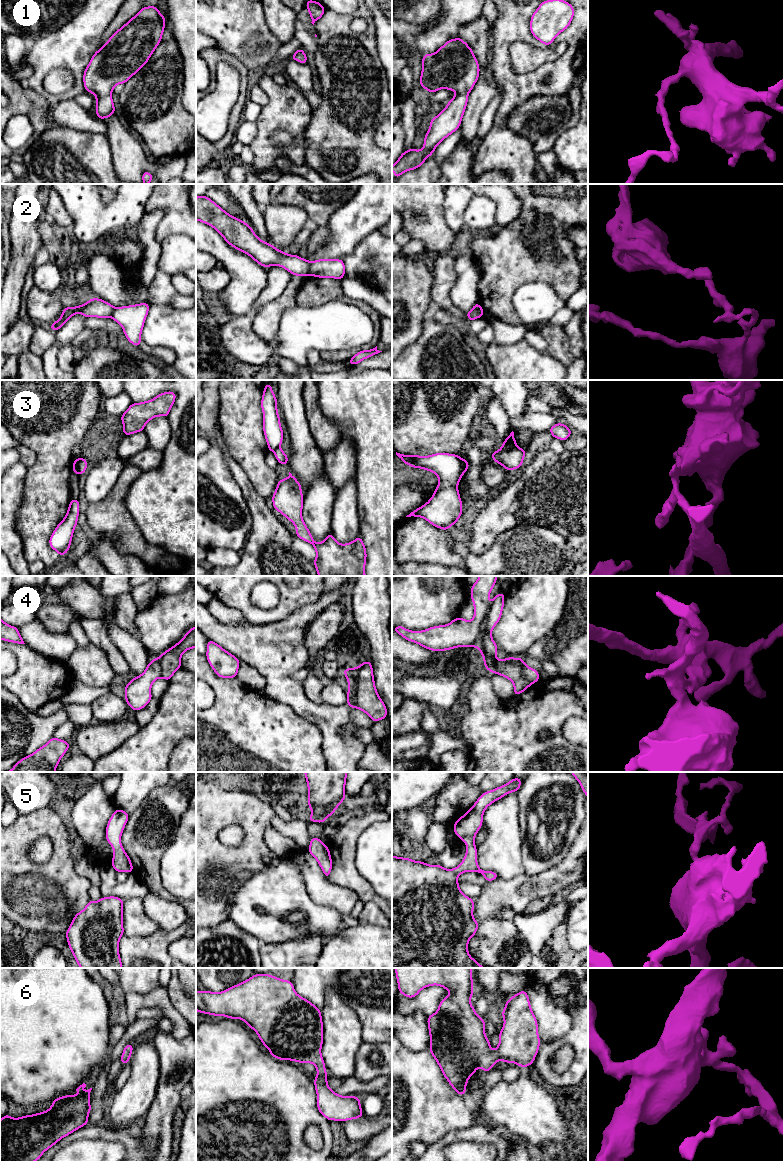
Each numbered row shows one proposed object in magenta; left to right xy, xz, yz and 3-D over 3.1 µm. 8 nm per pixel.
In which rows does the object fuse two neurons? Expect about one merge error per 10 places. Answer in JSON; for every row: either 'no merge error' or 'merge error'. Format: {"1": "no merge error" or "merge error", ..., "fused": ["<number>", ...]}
{"1": "no merge error", "2": "merge error", "3": "merge error", "4": "merge error", "5": "no merge error", "6": "no merge error", "fused": ["2", "3", "4"]}

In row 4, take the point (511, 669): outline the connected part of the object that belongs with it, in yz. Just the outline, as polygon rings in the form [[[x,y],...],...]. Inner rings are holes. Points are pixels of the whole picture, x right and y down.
[[[499,592],[490,605],[490,609],[484,622],[479,647],[484,661],[490,660],[493,663],[491,673],[501,675],[511,680],[514,686],[513,696],[517,696],[524,692],[532,684],[521,674],[521,670],[525,664],[524,660],[521,657],[517,660],[497,659],[496,655],[499,647],[496,645],[491,636],[493,628],[501,619],[504,600],[505,595]]]

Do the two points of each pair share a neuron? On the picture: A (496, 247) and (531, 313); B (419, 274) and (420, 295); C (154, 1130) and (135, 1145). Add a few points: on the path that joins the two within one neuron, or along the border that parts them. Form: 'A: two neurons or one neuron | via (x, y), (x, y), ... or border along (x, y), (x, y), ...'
A: two neurons | border along (541, 282), (516, 290), (514, 311)
B: one neuron | via (419, 279), (419, 290)
C: two neurons | border along (140, 1137), (141, 1144), (149, 1150)

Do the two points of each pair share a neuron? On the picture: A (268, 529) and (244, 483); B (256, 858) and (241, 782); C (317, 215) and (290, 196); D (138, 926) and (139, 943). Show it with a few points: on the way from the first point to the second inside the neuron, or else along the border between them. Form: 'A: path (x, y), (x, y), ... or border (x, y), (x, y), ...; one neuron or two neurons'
A: path (263, 518), (256, 503), (249, 494); one neuron
B: border (220, 786), (239, 789), (252, 794); two neurons
C: path (311, 208), (297, 196); one neuron
D: border (158, 929), (148, 935), (124, 934); two neurons

